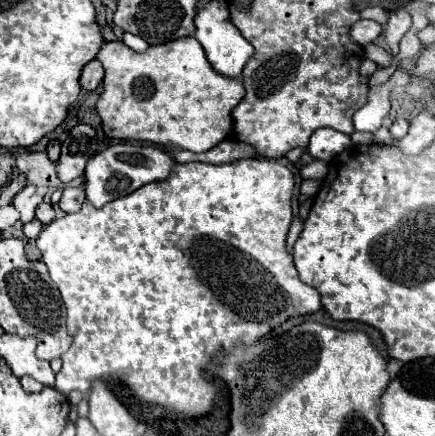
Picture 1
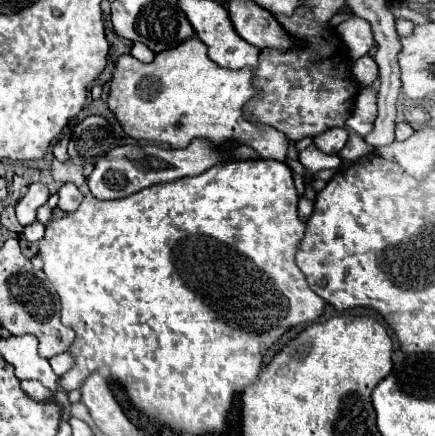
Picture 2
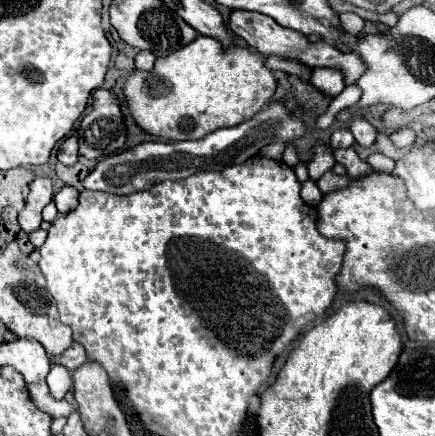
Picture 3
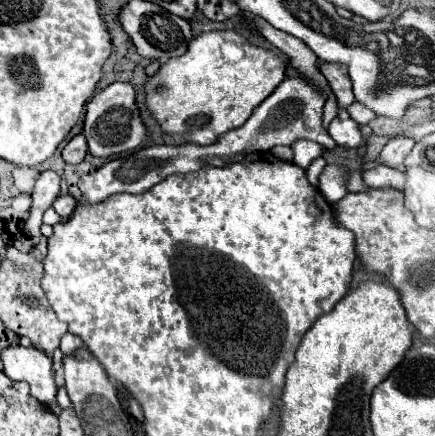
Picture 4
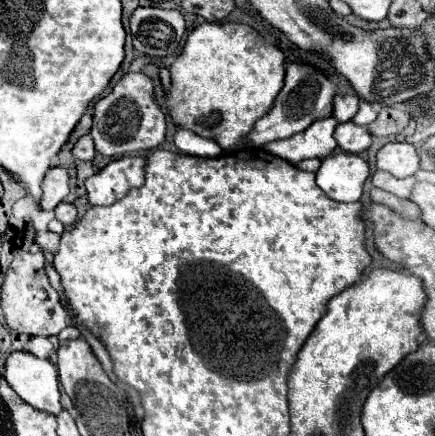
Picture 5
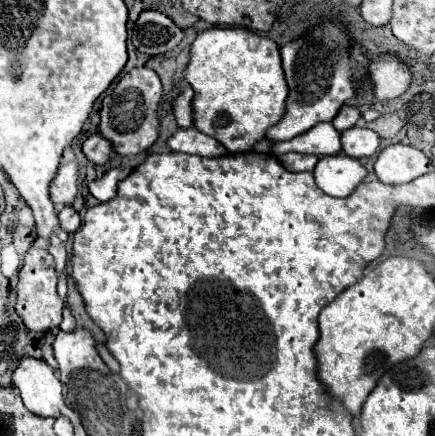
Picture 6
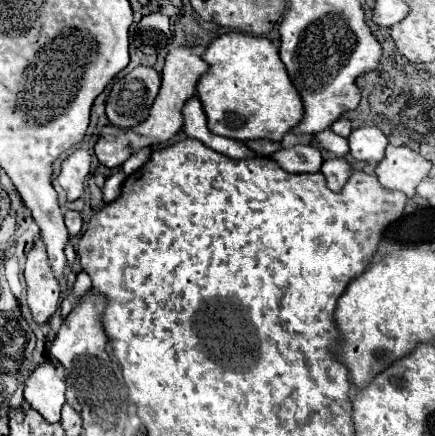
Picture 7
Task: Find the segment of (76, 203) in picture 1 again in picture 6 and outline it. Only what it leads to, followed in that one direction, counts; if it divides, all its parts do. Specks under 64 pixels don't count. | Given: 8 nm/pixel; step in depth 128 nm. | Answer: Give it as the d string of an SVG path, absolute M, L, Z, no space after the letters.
M64 206L60 212L58 212L58 222L60 222L60 228L66 230L66 232L76 232L78 226L80 226L80 216L78 212L72 208L72 206Z

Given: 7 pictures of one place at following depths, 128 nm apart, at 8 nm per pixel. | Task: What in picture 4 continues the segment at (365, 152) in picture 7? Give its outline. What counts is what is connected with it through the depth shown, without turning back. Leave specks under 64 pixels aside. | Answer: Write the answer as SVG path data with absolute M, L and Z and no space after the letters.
M338 107L338 116L330 122L328 134L342 148L358 148L362 144L362 134L358 130L358 124L350 118L350 114L344 108Z

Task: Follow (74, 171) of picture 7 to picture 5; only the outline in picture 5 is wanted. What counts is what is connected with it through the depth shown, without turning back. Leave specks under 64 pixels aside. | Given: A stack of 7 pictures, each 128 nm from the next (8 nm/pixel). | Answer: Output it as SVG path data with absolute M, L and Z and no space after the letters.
M50 168L42 180L42 198L40 208L42 210L54 210L68 194L68 172L64 168Z

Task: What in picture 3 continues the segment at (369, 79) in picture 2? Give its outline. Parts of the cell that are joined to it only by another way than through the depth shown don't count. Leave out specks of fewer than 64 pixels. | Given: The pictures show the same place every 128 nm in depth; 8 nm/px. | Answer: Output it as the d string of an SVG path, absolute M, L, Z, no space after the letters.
M232 10L230 14L230 20L228 20L228 26L230 30L240 36L242 40L248 42L248 46L256 52L260 52L262 56L280 56L280 58L288 58L288 60L298 60L310 68L320 68L320 66L328 66L328 68L340 68L346 76L346 84L354 84L364 72L366 72L366 66L364 66L364 60L352 52L348 54L342 54L338 52L332 44L324 42L324 40L318 40L318 42L310 42L306 36L302 36L300 32L296 30L290 30L290 28L284 28L280 24L276 24L276 20L264 16L264 14L258 14L258 12L244 12L244 10Z

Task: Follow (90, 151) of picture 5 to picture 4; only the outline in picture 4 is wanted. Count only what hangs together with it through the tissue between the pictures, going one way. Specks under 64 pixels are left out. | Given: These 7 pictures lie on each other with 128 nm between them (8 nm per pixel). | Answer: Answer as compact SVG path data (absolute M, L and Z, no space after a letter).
M76 134L62 150L62 158L68 164L80 164L86 154L88 154L88 148L86 148L86 138L82 134Z

